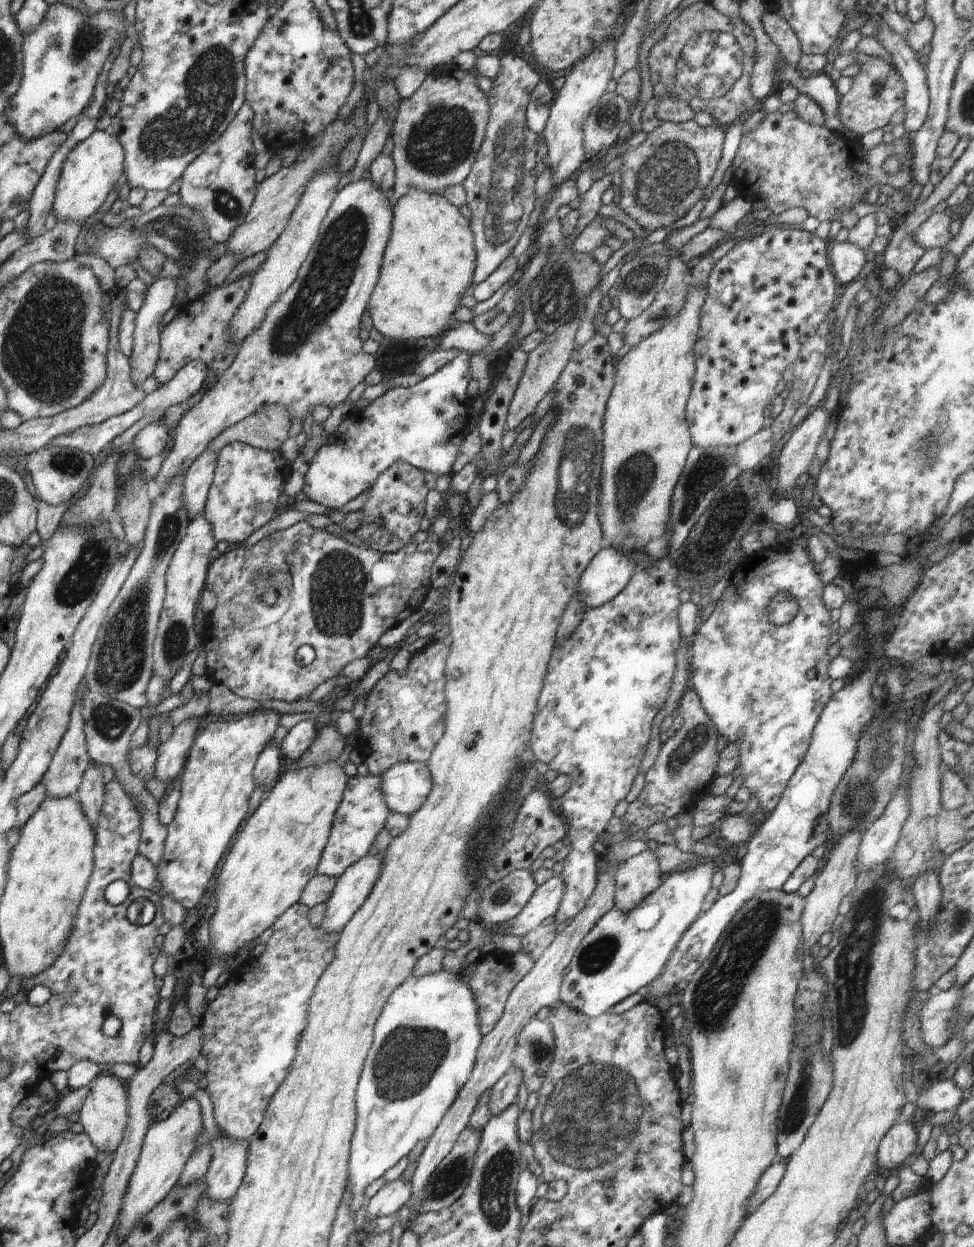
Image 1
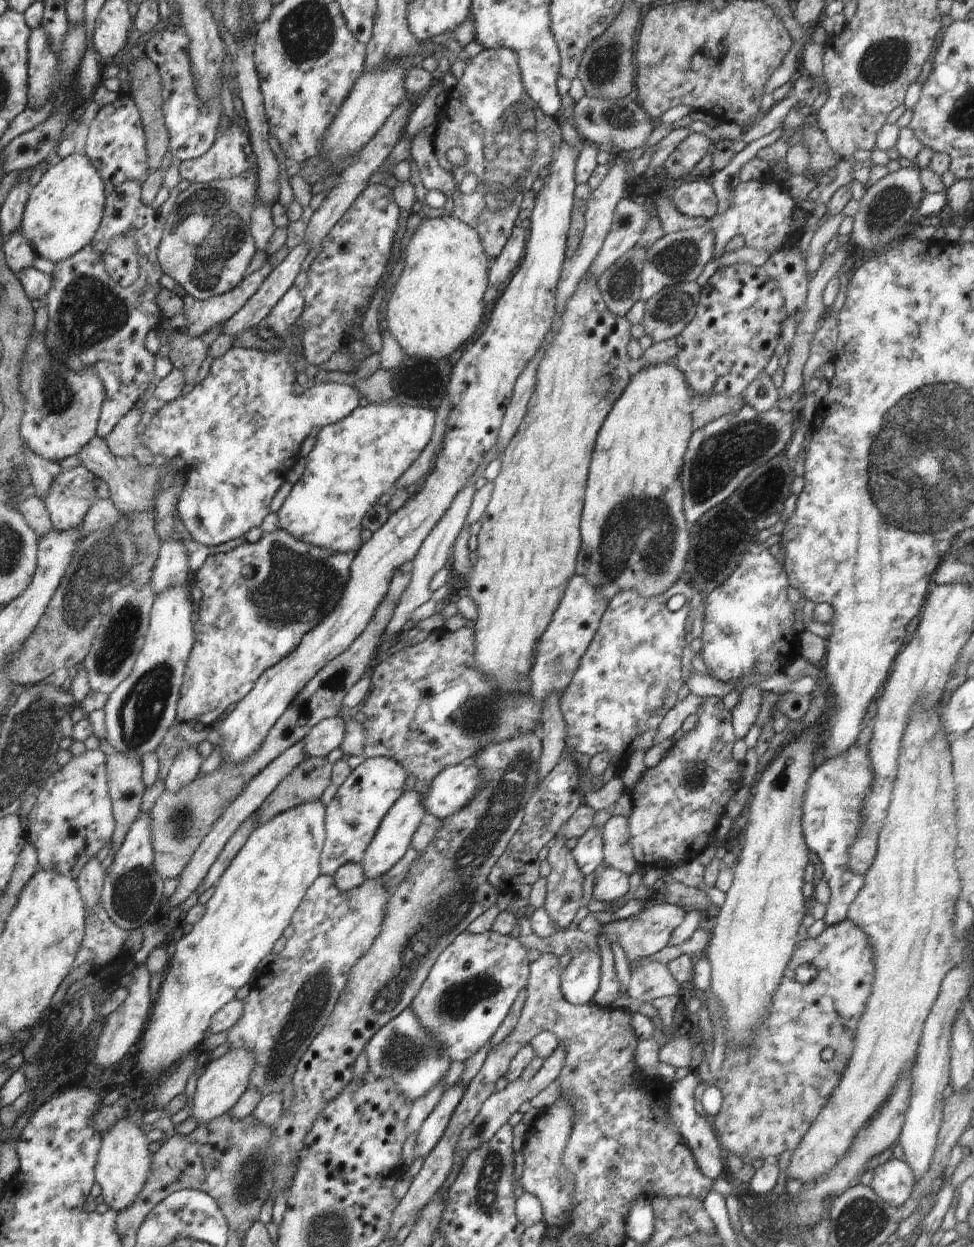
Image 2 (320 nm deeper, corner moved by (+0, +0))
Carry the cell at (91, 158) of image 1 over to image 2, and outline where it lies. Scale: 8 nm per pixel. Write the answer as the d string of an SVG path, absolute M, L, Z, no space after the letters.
M72 153L48 167L29 194L19 226L36 255L56 264L91 242L105 209L104 185L86 155Z

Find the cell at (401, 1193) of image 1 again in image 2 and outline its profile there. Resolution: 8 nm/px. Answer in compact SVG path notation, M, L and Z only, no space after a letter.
M458 1081L444 1091L440 1102L438 1102L430 1116L426 1117L426 1120L419 1128L420 1132L414 1146L416 1159L420 1158L423 1160L438 1144L448 1123L451 1121L451 1116L455 1113L456 1107L463 1099L465 1090L462 1083Z

